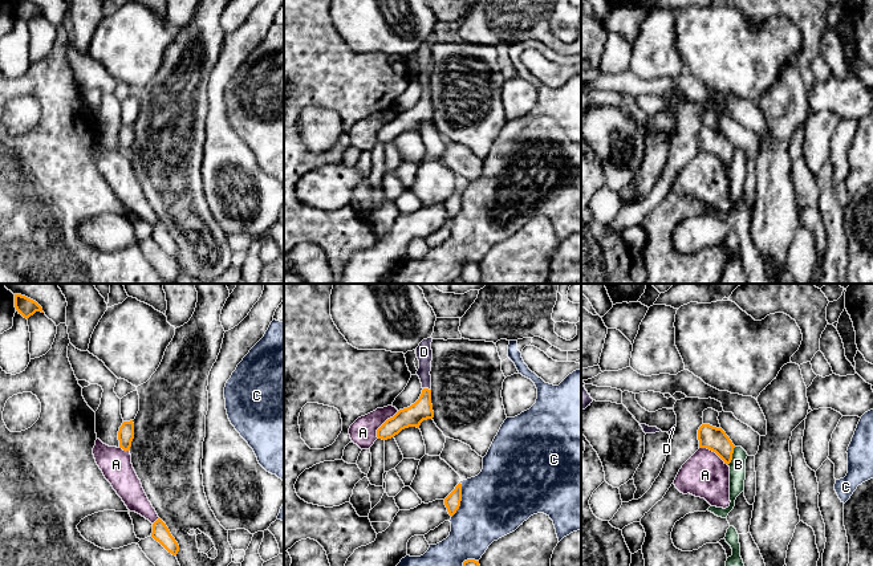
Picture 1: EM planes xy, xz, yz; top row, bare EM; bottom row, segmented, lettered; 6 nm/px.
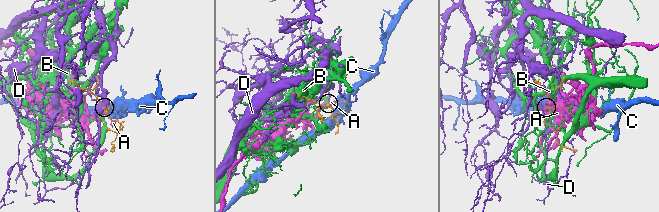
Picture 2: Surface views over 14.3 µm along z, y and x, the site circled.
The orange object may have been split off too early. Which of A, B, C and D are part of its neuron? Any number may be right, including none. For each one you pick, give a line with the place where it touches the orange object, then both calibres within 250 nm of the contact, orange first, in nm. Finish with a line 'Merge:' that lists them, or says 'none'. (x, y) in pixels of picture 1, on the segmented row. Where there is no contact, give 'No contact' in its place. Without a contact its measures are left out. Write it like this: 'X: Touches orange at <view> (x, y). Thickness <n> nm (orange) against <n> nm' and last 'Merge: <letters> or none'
D: Touches orange at xz (426, 389). Thickness 130 nm (orange) against 100 nm
Merge: D

